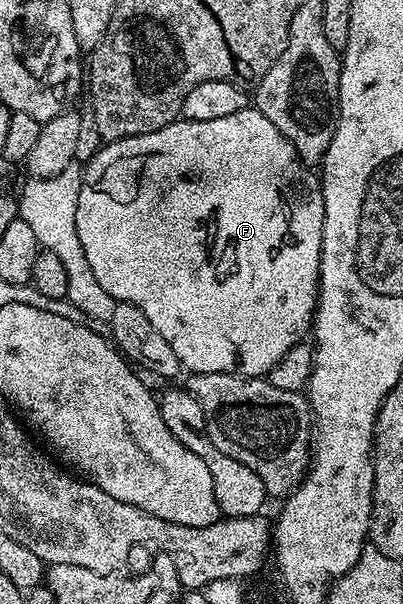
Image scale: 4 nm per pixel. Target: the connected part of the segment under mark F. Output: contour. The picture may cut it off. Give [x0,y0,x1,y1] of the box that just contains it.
[75,107,323,377]

